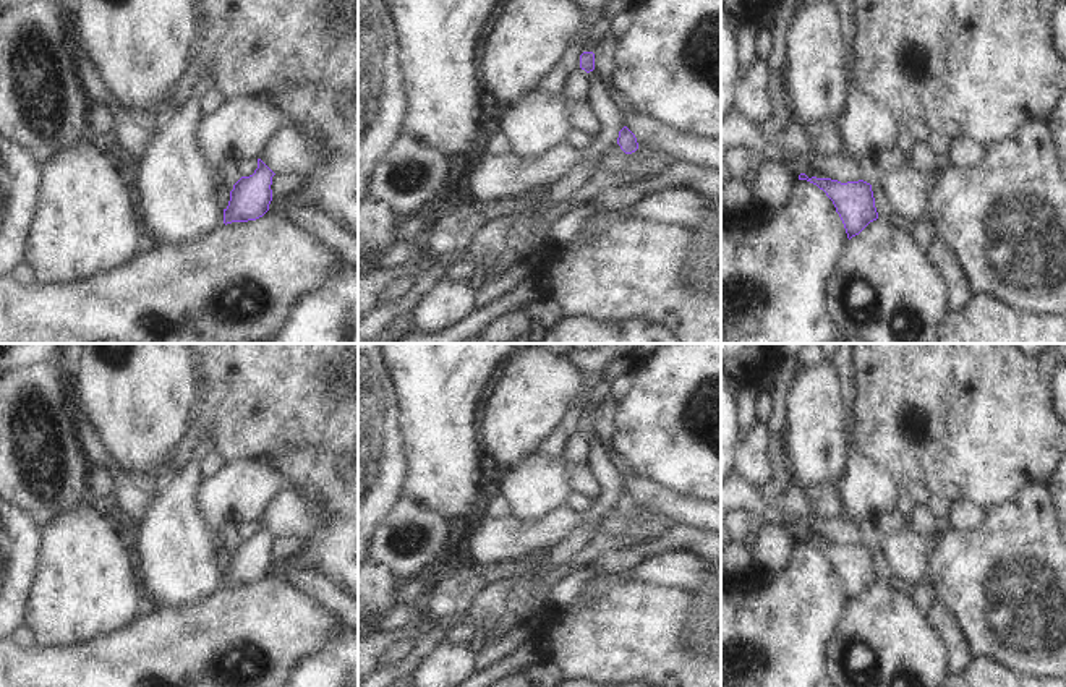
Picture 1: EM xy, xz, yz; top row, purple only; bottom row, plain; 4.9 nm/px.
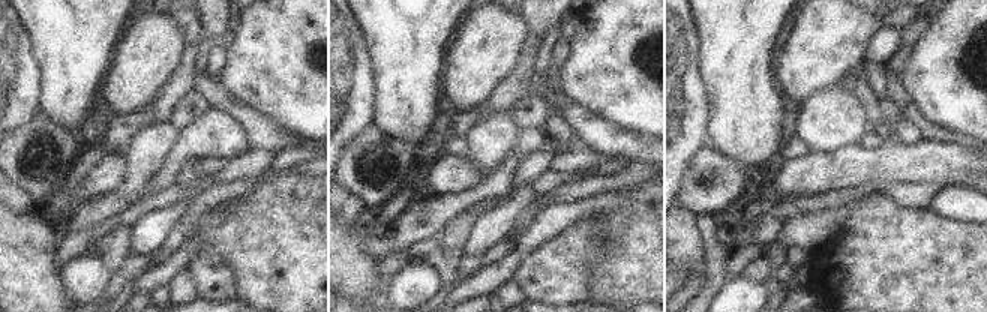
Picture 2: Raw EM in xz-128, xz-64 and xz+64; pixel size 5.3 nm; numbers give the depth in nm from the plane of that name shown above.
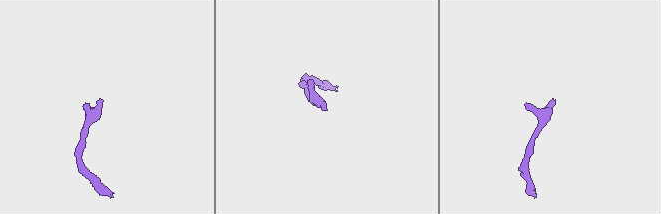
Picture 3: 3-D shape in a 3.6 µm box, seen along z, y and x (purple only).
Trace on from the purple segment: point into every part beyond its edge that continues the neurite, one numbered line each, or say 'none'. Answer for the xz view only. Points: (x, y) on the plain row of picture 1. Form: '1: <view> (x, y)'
1: xz (616, 522)

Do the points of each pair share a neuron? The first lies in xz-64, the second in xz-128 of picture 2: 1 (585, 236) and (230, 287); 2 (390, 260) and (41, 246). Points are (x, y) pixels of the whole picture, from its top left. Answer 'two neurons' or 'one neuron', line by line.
1: one neuron
2: two neurons

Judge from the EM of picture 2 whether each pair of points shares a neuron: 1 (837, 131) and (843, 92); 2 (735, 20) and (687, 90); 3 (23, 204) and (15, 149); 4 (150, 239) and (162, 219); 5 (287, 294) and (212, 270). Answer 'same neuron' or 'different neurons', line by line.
1: same neuron
2: different neurons
3: different neurons
4: same neuron
5: different neurons

